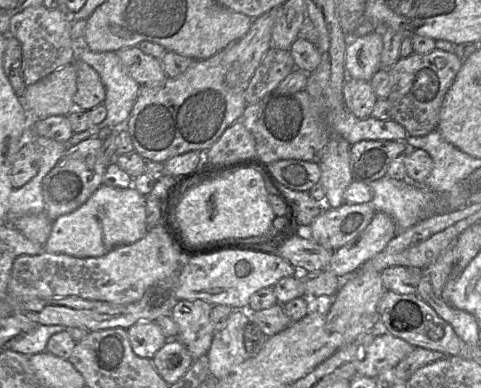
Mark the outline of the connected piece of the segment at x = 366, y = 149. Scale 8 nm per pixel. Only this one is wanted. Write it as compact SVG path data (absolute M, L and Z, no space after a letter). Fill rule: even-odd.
M362 140L350 147L353 179L370 184L386 176L391 162L408 150L405 140Z

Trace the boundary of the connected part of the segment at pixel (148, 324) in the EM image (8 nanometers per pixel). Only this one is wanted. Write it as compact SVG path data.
M142 321L127 329L133 352L141 357L153 359L167 341L155 321Z

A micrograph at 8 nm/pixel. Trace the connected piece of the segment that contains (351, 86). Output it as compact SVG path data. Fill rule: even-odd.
M347 78L344 83L344 103L347 109L360 119L372 116L377 96L370 81Z

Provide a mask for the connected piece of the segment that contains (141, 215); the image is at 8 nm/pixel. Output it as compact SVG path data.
M103 183L80 208L53 221L52 232L45 250L78 258L101 257L115 248L139 241L147 232L146 196L140 194L134 186L121 189Z

